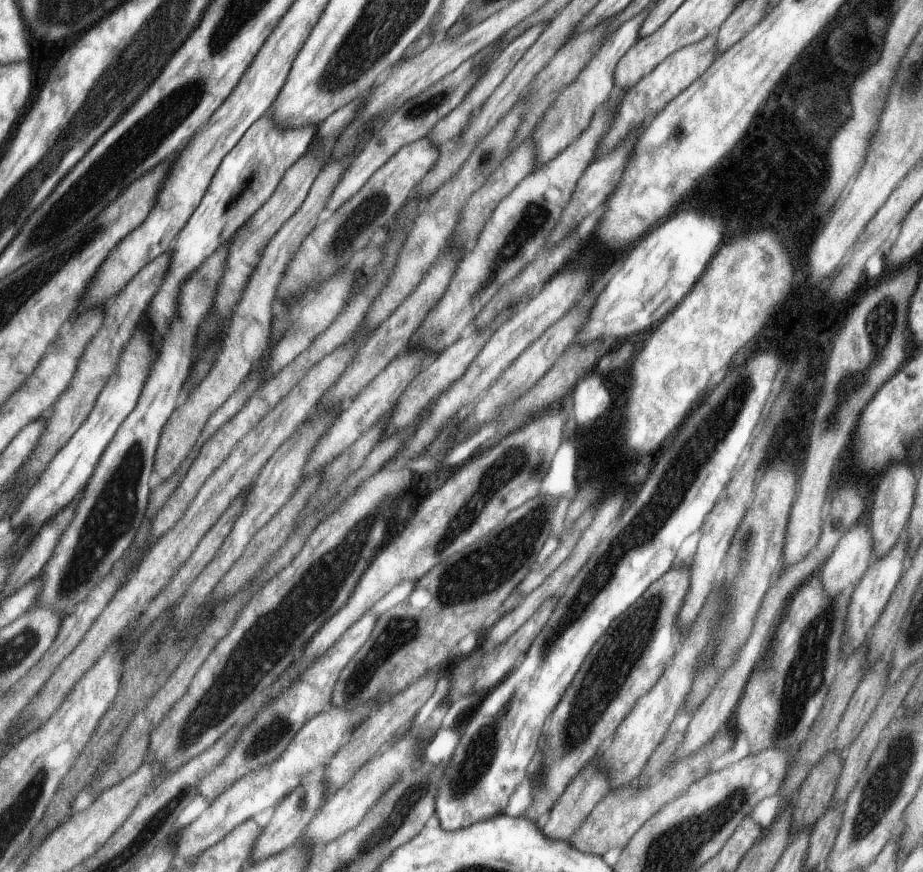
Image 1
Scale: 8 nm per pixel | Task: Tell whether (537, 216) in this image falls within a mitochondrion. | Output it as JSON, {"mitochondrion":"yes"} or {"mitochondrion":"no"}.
{"mitochondrion":"yes"}

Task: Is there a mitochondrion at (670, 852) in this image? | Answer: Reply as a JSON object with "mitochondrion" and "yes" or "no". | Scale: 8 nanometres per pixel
{"mitochondrion":"yes"}

